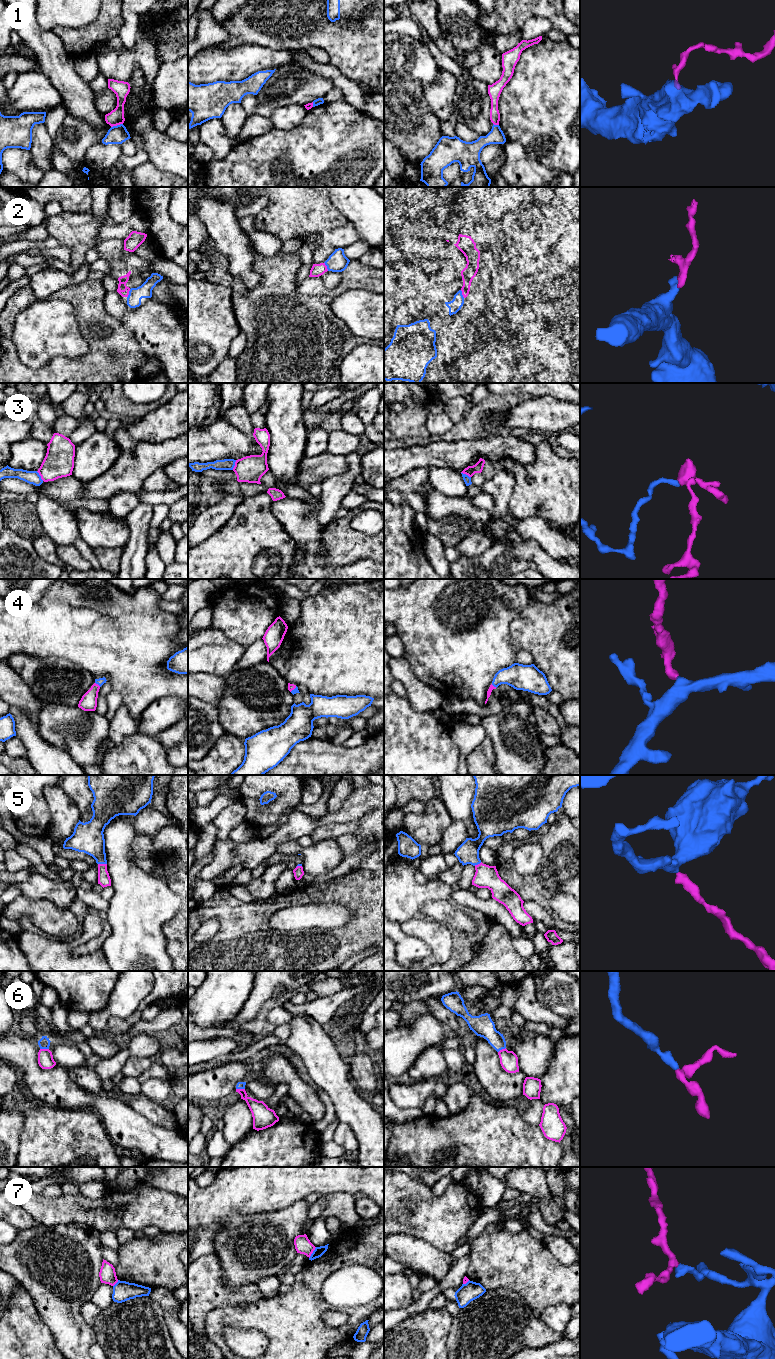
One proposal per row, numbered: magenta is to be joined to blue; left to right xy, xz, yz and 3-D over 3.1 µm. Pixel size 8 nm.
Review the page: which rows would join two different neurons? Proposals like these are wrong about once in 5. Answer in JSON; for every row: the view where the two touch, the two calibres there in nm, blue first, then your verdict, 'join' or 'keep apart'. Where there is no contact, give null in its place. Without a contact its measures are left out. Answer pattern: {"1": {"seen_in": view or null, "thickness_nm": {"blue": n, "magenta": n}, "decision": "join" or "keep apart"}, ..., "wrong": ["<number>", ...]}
{"1": {"seen_in": "xy", "thickness_nm": {"blue": 150, "magenta": 130}, "decision": "keep apart"}, "2": {"seen_in": "xy", "thickness_nm": {"blue": 110, "magenta": 70}, "decision": "join"}, "3": {"seen_in": "xy", "thickness_nm": {"blue": 110, "magenta": 240}, "decision": "keep apart"}, "4": {"seen_in": "xy", "thickness_nm": {"blue": 60, "magenta": 140}, "decision": "join"}, "5": {"seen_in": "xy", "thickness_nm": {"blue": 240, "magenta": 100}, "decision": "join"}, "6": {"seen_in": "xy", "thickness_nm": {"blue": 90, "magenta": 130}, "decision": "join"}, "7": {"seen_in": "xz", "thickness_nm": {"blue": 80, "magenta": 130}, "decision": "keep apart"}, "wrong": ["1", "3", "7"]}

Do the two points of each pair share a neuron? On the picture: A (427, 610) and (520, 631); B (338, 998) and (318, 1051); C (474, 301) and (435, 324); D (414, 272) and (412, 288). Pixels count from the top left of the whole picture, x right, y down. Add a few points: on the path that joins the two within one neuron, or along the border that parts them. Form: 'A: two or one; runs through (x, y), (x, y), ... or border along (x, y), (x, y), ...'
A: two; border along (523, 609), (510, 624), (511, 643), (517, 651)
B: two; border along (303, 1015), (313, 1017), (324, 1027)
C: two; border along (457, 313), (450, 323), (441, 326), (437, 330)
D: one; runs through (415, 276), (415, 284)

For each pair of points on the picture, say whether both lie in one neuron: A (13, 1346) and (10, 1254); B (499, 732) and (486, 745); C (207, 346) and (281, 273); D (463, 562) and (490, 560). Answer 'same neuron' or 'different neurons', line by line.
A: different neurons
B: different neurons
C: different neurons
D: same neuron

